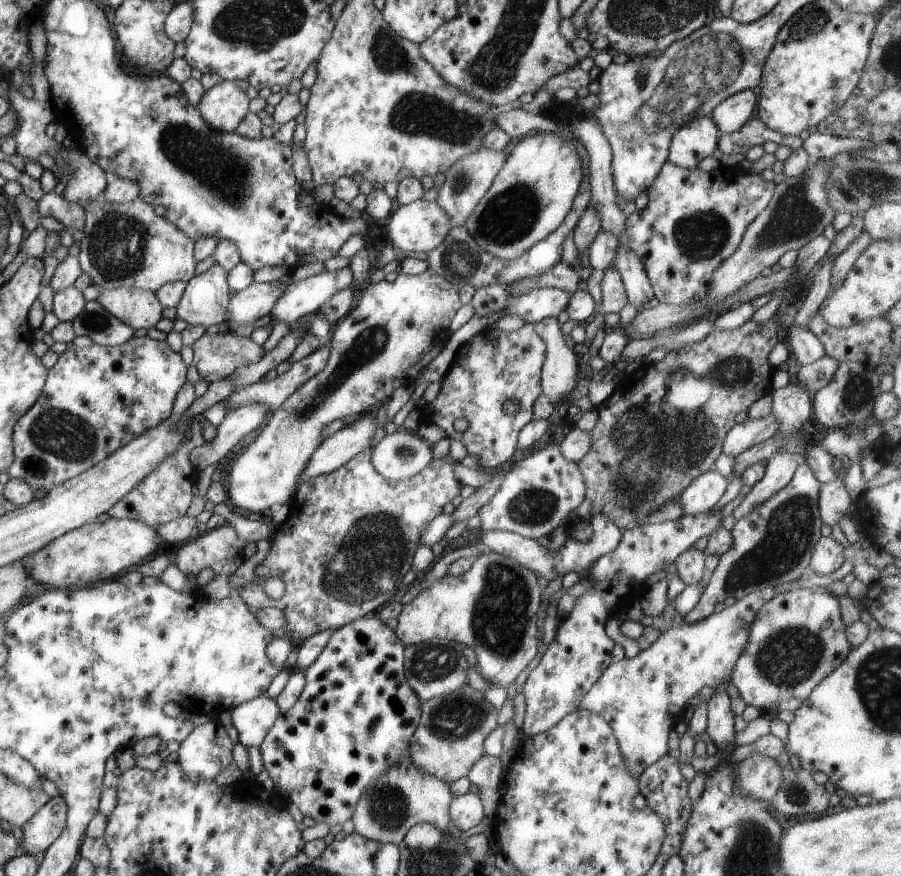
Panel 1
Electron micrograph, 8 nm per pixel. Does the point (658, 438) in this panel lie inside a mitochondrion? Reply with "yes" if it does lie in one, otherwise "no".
yes

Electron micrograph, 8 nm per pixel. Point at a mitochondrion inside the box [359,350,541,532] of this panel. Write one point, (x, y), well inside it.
(404, 451)

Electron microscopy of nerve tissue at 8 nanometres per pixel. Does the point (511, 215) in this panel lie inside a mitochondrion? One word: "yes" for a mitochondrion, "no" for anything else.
yes

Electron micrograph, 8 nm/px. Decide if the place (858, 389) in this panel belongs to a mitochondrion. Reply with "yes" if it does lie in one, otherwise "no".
yes

